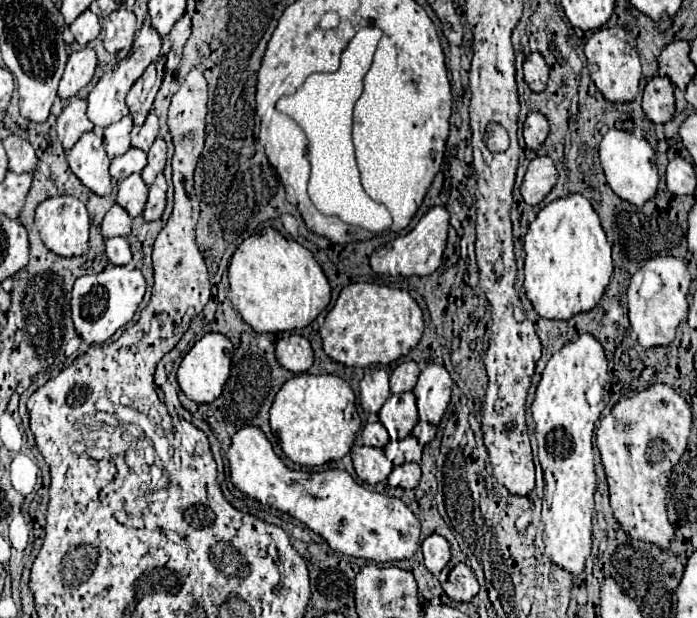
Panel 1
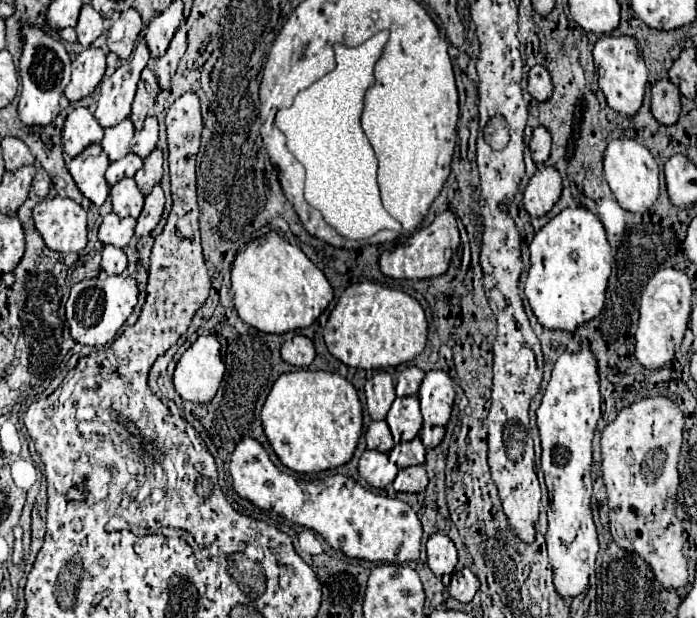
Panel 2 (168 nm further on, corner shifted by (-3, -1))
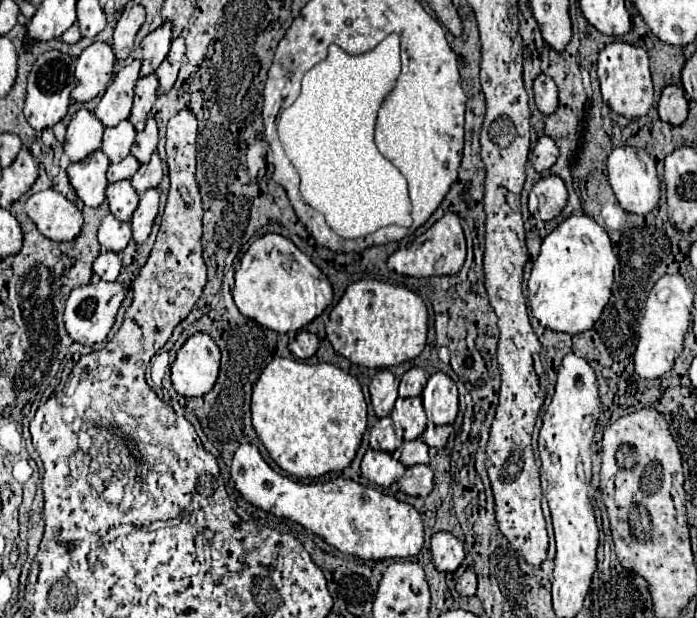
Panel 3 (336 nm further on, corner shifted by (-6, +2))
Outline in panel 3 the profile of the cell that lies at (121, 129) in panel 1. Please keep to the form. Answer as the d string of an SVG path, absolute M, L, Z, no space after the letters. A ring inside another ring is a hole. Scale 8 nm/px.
M125 119L119 125L105 129L101 151L109 157L111 163L119 163L119 161L123 161L129 155L131 145L133 145L133 139L135 139L135 129Z

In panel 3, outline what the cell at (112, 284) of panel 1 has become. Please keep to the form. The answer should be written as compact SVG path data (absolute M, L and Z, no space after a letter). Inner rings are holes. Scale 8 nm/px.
M91 281L87 285L81 285L71 291L67 305L65 305L65 329L69 337L81 345L95 345L103 343L107 339L107 333L111 331L117 311L125 299L125 287L123 283L117 281Z

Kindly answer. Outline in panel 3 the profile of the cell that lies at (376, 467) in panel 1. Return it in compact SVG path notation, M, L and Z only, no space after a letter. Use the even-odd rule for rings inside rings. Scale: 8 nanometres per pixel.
M367 449L365 457L361 461L361 473L371 483L381 485L381 487L389 487L391 483L401 479L401 475L405 473L405 467L397 459L393 459L391 453Z

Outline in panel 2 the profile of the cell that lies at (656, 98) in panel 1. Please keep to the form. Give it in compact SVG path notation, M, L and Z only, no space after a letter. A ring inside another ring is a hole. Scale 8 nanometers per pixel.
M660 80L652 86L652 114L664 126L678 122L680 90L670 80Z

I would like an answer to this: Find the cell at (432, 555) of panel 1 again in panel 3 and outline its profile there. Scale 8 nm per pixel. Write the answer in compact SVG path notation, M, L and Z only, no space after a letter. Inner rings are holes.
M435 533L431 539L431 559L437 571L453 573L465 559L463 543L451 533Z

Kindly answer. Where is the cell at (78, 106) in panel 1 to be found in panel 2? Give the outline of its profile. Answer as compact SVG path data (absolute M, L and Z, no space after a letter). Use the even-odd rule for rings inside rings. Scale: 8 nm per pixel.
M76 108L68 114L62 130L64 152L74 158L90 144L100 144L104 128L98 124L94 114L88 108Z

